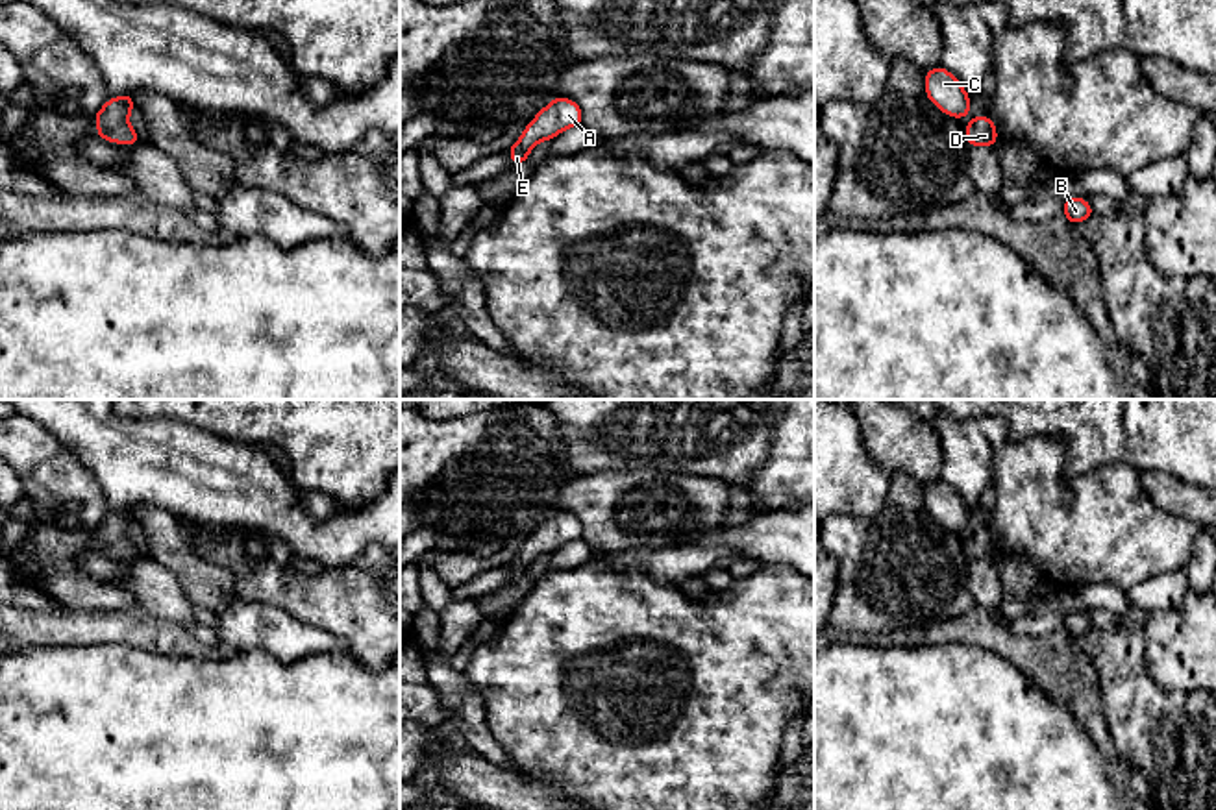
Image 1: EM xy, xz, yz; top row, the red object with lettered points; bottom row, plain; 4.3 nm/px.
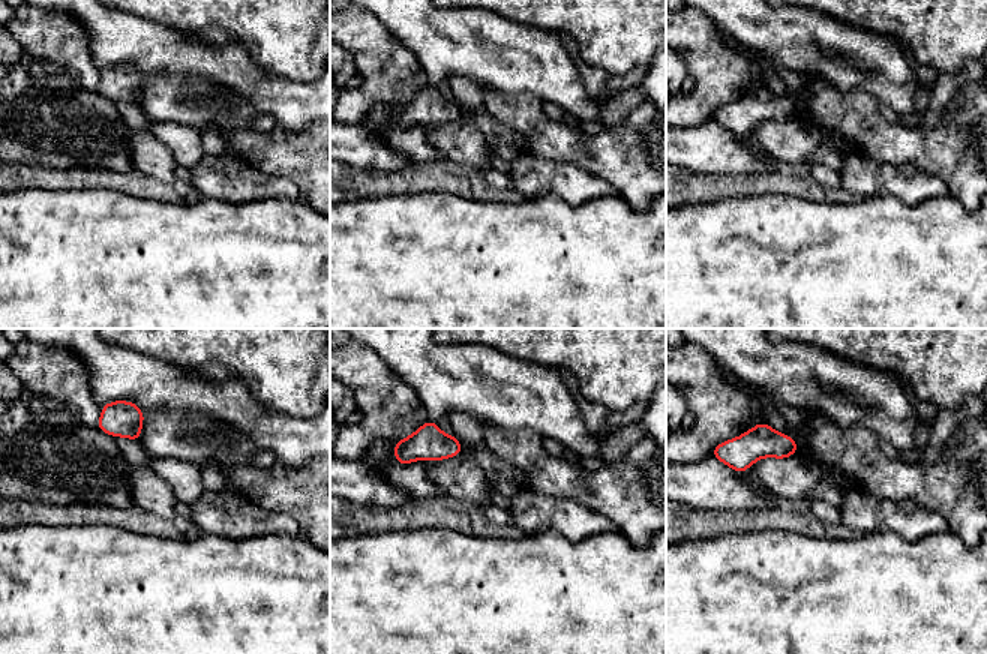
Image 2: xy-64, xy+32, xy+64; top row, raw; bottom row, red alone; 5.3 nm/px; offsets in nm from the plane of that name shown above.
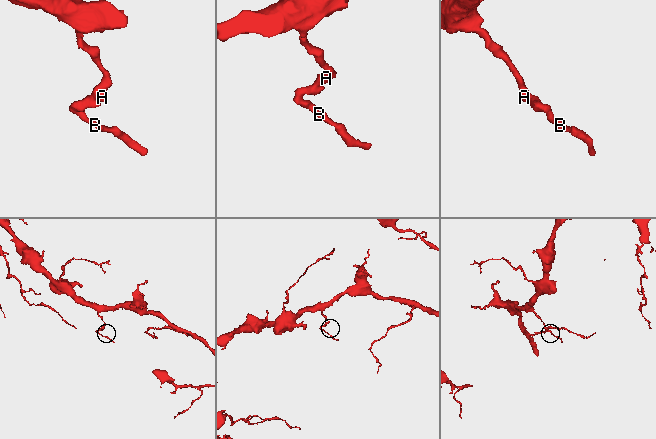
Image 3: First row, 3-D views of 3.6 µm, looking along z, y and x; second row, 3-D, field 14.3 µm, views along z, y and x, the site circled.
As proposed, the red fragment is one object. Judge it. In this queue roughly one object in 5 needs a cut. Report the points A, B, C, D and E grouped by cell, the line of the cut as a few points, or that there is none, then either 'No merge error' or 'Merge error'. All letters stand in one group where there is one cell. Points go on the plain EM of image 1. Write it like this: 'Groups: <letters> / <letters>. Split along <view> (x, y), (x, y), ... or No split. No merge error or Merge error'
Groups: A B C D E. No split. No merge error

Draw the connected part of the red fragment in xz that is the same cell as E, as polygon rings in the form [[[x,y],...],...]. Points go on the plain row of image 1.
[[[553,512],[537,527],[537,531],[524,542],[522,551],[507,564],[511,577],[526,577],[535,558],[550,555],[574,540],[583,540],[581,522],[572,512]]]

